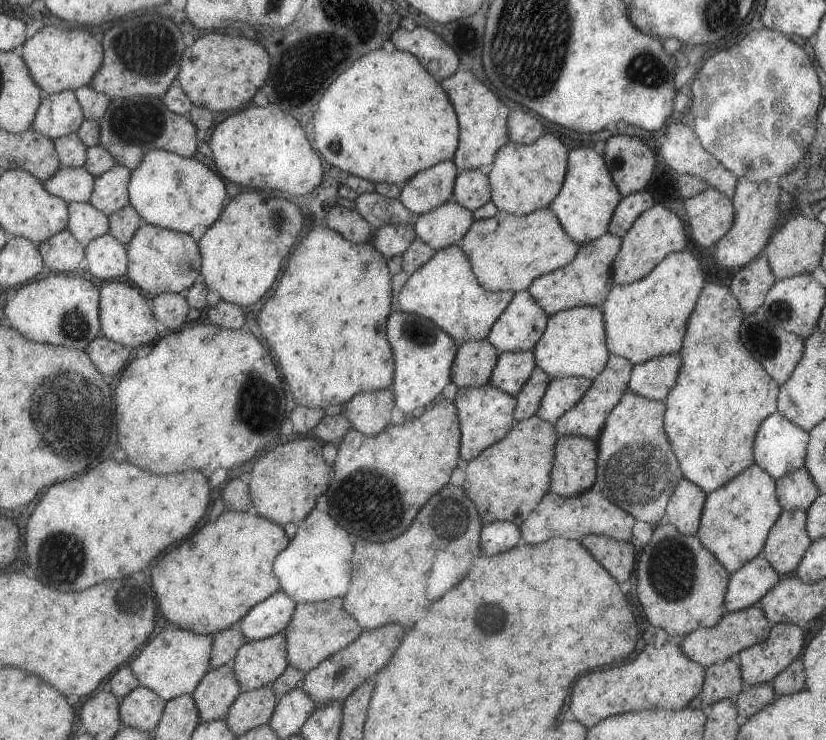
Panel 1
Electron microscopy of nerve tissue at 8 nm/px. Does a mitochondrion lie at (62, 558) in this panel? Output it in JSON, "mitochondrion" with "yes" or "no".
{"mitochondrion":"yes"}

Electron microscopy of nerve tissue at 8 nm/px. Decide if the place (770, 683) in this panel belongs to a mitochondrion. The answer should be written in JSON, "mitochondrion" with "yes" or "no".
{"mitochondrion":"no"}

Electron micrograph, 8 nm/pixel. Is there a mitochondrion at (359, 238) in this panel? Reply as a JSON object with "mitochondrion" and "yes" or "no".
{"mitochondrion":"no"}

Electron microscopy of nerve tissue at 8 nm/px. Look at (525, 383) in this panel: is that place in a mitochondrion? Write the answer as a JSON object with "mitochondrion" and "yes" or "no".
{"mitochondrion":"no"}

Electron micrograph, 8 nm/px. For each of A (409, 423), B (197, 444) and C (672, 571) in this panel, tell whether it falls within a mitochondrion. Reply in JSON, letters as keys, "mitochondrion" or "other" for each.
{"A":"other","B":"other","C":"mitochondrion"}

